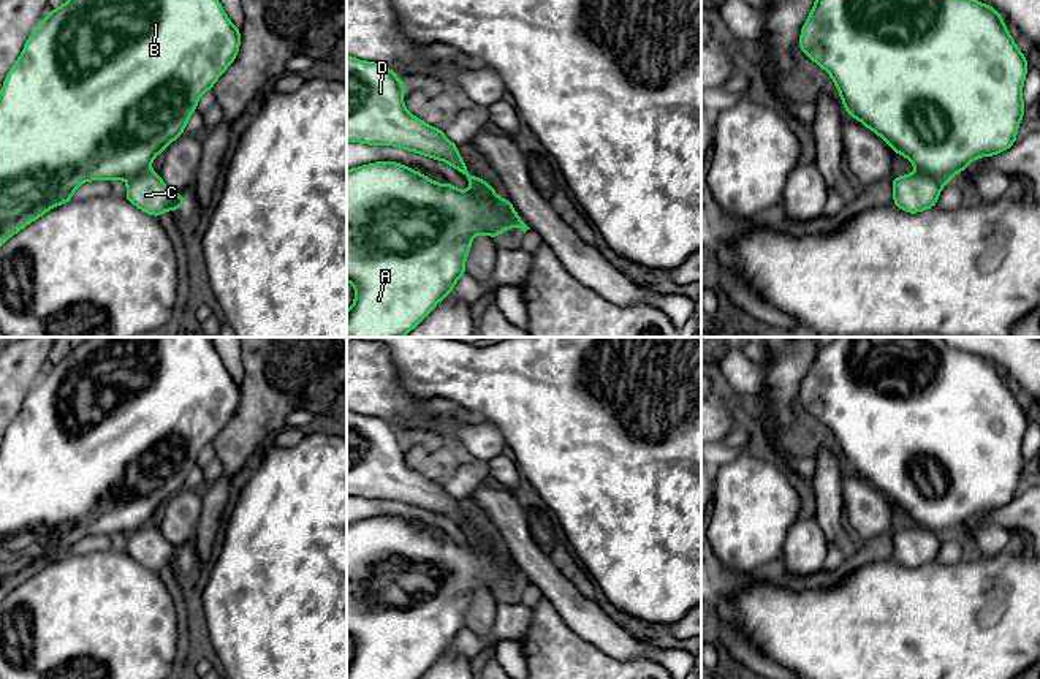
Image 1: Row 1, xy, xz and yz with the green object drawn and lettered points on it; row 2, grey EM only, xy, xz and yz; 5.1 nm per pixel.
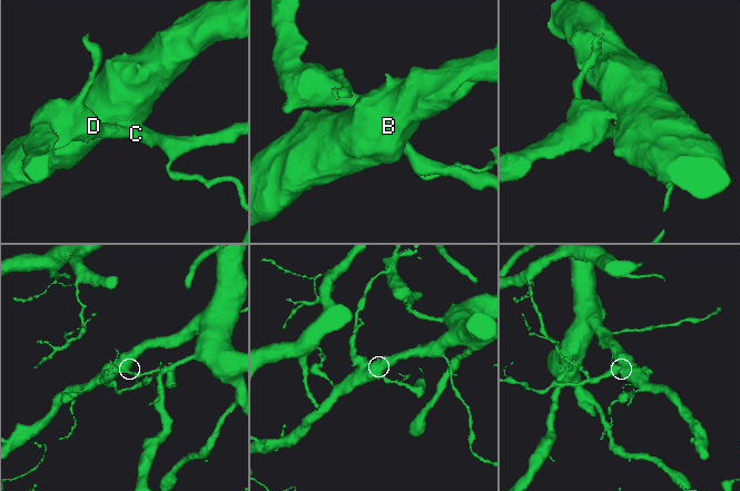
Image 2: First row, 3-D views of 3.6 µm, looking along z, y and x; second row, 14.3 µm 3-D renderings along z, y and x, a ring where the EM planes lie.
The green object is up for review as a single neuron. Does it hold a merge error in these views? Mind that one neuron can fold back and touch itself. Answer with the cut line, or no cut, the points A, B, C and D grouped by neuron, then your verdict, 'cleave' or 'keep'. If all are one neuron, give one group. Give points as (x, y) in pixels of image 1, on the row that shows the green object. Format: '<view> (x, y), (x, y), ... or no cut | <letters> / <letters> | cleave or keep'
xz (470, 182), (501, 212), (507, 227) | A B / C D | cleave

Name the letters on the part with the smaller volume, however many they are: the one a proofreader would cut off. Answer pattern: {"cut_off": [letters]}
{"cut_off": ["C", "D"]}

